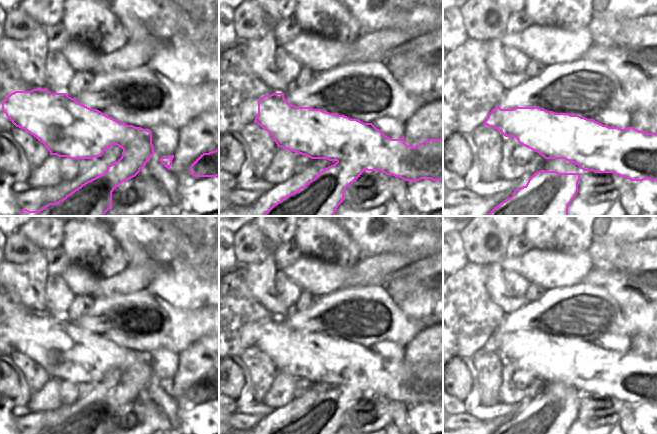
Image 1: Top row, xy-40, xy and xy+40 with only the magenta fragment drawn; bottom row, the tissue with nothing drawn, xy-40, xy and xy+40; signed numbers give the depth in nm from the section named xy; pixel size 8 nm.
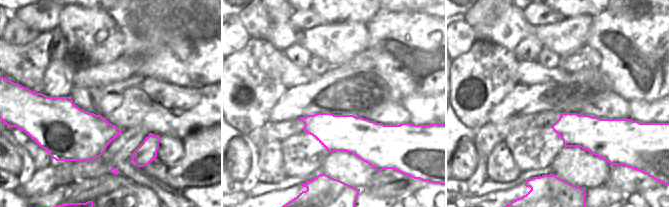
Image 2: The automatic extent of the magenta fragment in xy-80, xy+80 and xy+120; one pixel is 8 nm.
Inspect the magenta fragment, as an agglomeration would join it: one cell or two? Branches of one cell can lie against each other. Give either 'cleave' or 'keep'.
cleave

